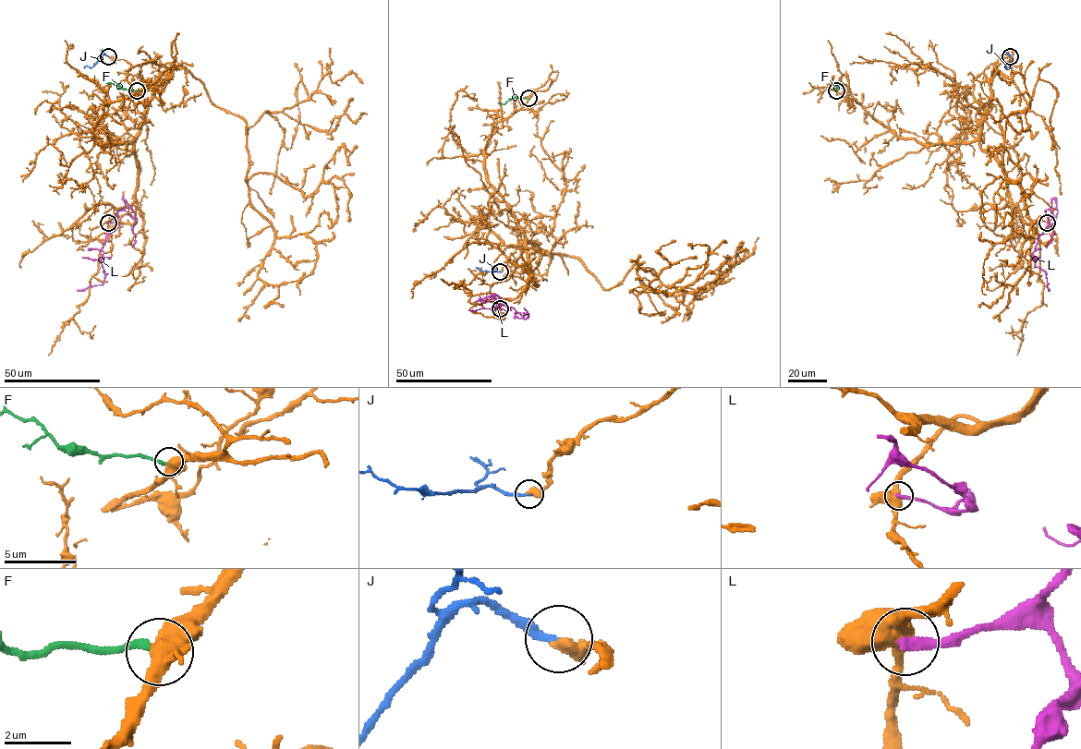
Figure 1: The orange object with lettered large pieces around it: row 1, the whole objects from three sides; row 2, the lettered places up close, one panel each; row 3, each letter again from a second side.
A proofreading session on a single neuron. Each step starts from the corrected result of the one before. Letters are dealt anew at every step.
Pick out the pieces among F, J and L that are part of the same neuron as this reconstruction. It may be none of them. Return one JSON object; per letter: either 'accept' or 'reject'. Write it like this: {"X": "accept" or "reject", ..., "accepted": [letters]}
{"F": "reject", "J": "accept", "L": "reject", "accepted": ["J"]}

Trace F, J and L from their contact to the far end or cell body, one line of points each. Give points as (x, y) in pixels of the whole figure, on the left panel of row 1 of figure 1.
F: (137, 90), (106, 83)
J: (108, 56), (103, 54), (92, 66), (83, 67)
L: (108, 223), (116, 222), (118, 225), (105, 238), (102, 247), (103, 283), (77, 291)

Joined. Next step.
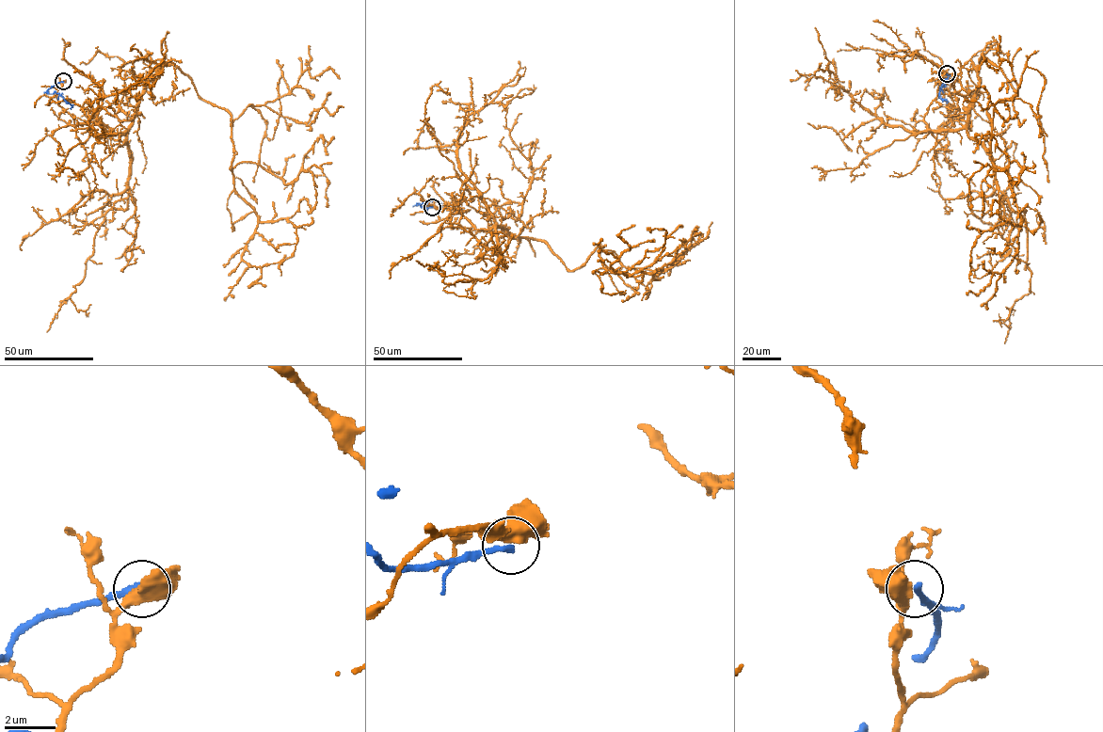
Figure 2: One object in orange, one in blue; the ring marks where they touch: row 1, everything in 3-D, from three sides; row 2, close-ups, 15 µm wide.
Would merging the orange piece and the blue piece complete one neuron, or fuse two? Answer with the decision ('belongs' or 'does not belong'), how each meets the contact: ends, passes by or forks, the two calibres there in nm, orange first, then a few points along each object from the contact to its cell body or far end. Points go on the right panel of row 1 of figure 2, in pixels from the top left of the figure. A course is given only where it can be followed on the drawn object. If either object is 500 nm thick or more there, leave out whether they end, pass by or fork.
does not belong; calibres 500 and 240 nm; course orange (946, 73), (948, 119), (970, 130), (982, 55), (1015, 93), (986, 116), (1020, 225), (976, 239), (973, 282); course blue (947, 73), (948, 78), (943, 82), (944, 87), (940, 88), (939, 95), (947, 103)

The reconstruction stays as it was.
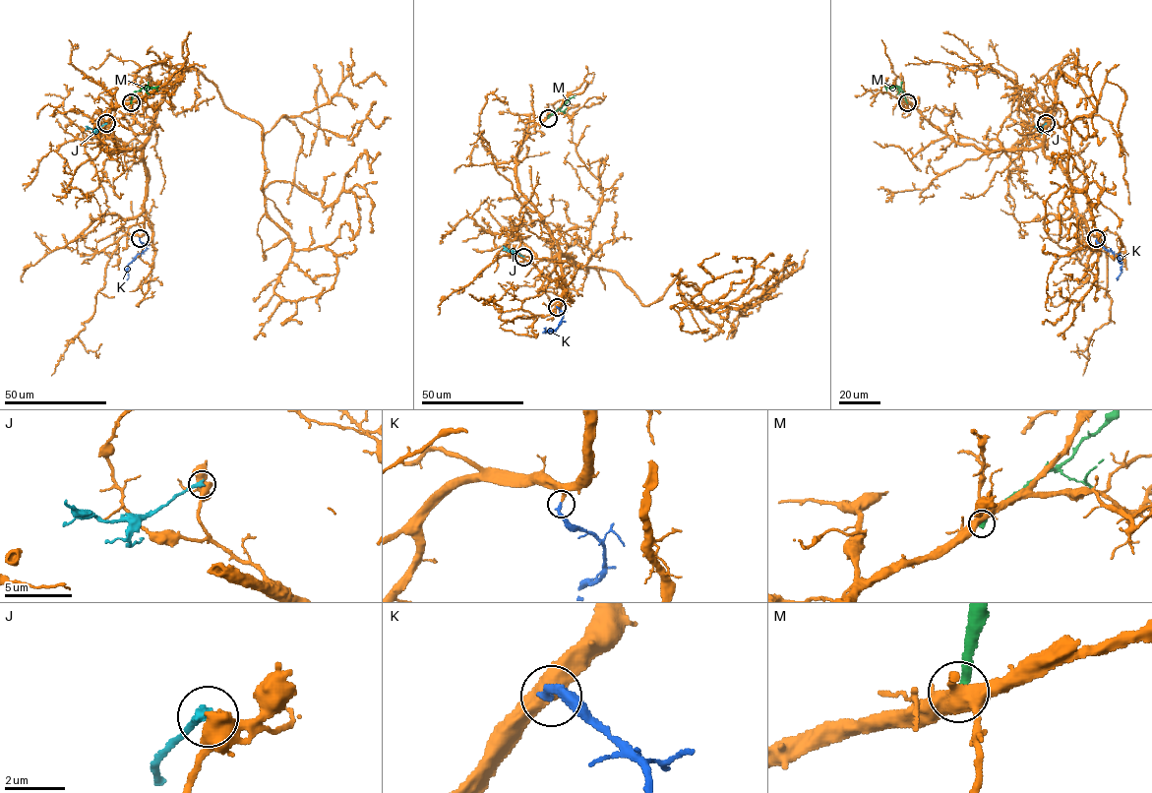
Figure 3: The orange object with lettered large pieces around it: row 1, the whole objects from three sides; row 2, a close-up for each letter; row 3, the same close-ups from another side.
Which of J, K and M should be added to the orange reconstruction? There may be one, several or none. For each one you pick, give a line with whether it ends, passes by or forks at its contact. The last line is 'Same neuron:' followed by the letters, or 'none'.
K: it ends
Same neuron: K

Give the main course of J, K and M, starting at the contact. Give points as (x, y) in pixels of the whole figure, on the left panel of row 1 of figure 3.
J: (106, 123), (94, 129), (86, 126)
K: (140, 239), (146, 249), (128, 265), (126, 280)
M: (131, 102), (133, 93), (143, 87), (155, 88), (157, 91)

